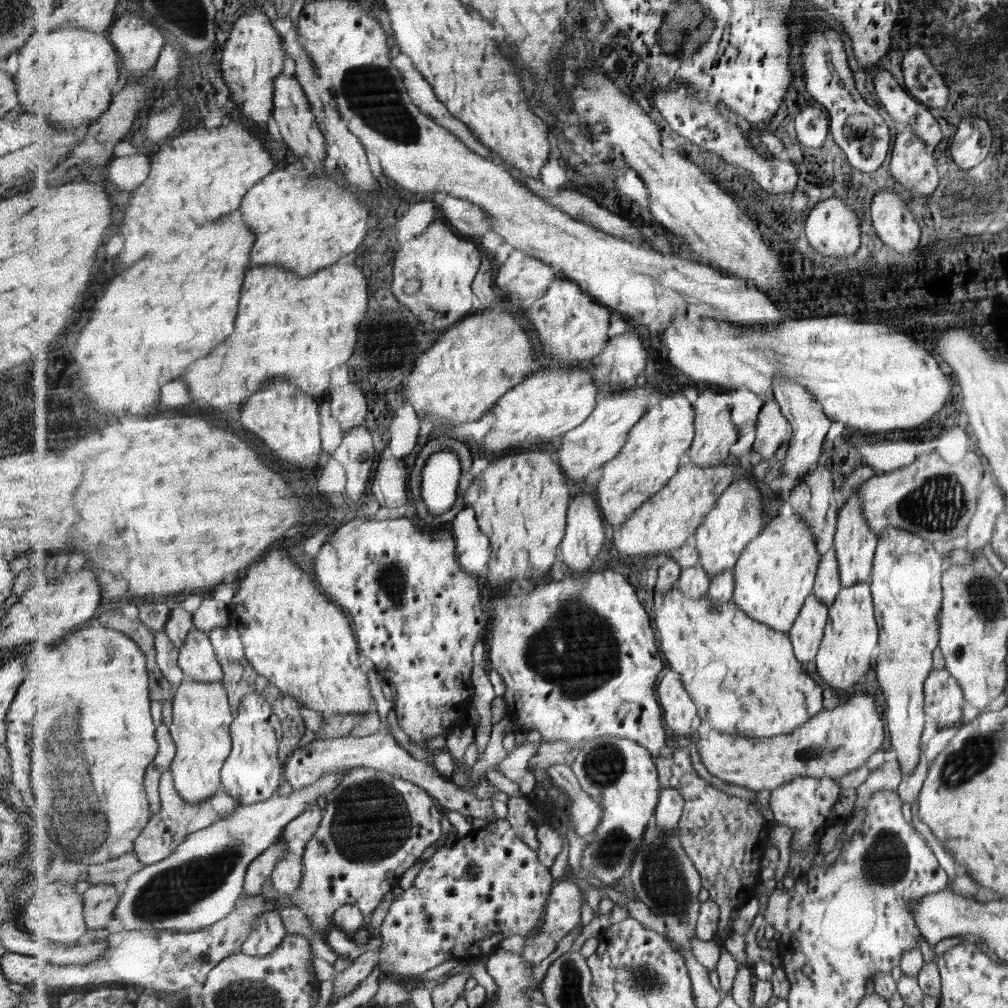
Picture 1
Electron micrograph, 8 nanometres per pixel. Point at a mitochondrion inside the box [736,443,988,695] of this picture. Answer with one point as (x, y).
(937, 506)

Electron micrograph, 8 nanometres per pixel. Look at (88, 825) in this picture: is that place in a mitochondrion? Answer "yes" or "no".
yes

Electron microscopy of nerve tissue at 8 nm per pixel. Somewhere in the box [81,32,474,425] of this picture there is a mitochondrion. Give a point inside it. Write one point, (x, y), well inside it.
(372, 94)

